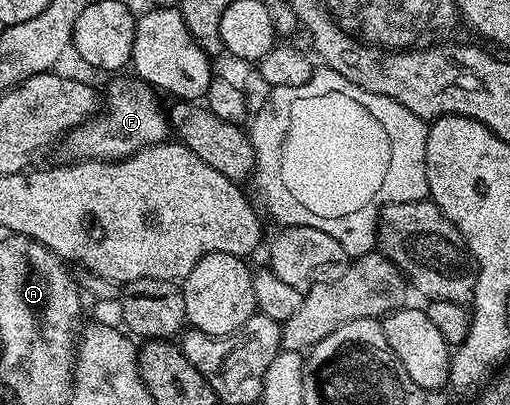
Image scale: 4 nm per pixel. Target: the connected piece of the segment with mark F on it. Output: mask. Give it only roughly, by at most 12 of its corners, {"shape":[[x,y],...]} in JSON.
{"shape":[[136,77],[71,131],[75,160],[120,160],[167,140],[157,94]]}

